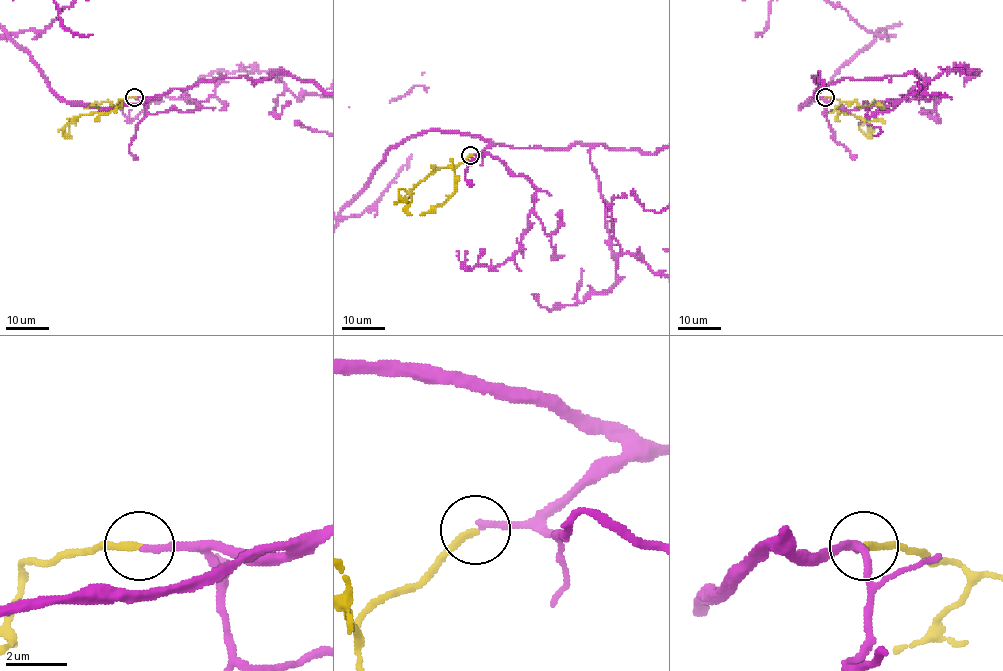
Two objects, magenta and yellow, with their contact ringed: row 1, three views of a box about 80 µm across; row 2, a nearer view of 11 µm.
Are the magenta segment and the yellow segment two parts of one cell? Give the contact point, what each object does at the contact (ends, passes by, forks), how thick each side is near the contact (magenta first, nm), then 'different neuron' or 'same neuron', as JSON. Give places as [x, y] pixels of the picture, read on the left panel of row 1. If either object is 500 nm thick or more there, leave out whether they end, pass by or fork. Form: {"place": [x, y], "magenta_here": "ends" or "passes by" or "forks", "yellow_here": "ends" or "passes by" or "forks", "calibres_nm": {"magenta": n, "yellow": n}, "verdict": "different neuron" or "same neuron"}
{"place": [134, 97], "magenta_here": "ends", "yellow_here": "ends", "calibres_nm": {"magenta": 240, "yellow": 240}, "verdict": "different neuron"}

